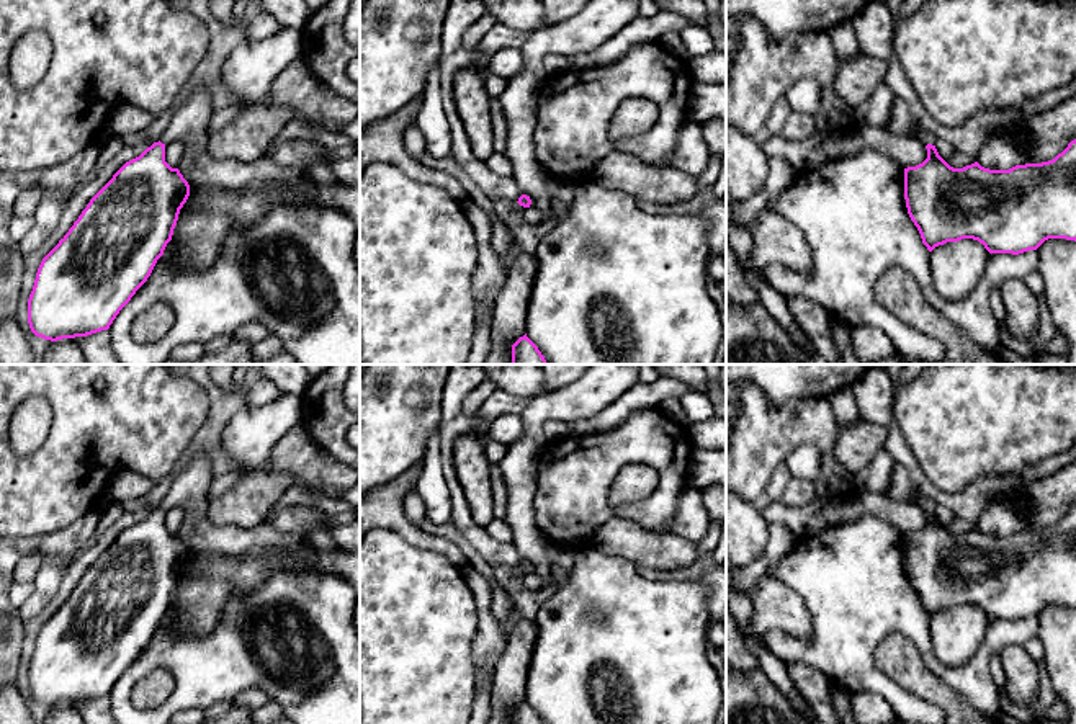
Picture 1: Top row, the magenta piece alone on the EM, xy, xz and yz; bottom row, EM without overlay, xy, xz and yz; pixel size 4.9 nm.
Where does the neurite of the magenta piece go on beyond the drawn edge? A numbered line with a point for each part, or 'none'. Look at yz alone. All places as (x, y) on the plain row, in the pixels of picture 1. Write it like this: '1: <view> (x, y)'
1: yz (928, 504)

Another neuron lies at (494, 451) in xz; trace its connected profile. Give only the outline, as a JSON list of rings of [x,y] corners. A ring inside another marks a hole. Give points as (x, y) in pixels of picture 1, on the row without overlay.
[[[486,440],[484,453],[491,464],[499,464],[507,453],[507,446],[494,440]]]

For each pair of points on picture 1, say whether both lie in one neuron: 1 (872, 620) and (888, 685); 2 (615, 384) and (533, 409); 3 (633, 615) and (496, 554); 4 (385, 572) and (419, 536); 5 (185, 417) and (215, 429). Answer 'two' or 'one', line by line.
1: one
2: one
3: two
4: two
5: two

